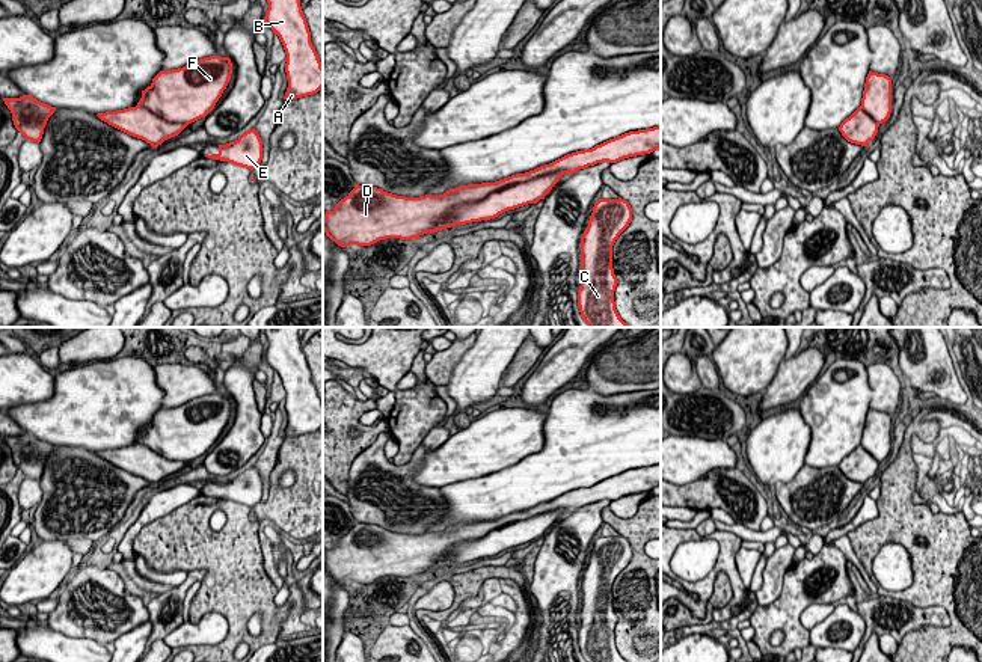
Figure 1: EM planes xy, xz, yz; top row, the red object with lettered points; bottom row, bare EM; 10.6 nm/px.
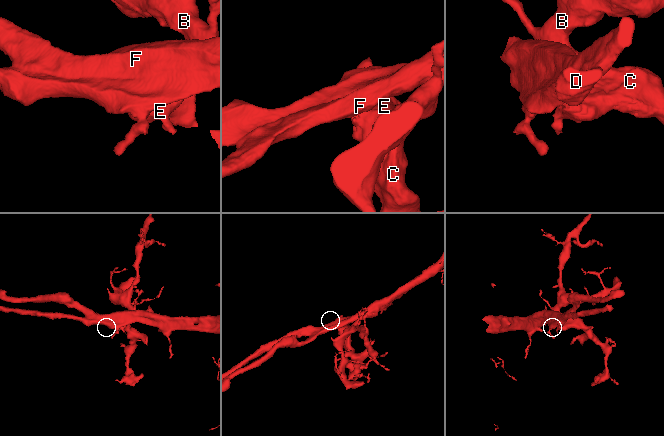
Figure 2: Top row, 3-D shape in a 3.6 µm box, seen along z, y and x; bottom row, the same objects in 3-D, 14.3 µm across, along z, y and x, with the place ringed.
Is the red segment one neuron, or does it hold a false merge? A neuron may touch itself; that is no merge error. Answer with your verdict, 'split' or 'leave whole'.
split

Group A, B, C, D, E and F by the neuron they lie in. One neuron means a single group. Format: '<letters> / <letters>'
A B C D E / F

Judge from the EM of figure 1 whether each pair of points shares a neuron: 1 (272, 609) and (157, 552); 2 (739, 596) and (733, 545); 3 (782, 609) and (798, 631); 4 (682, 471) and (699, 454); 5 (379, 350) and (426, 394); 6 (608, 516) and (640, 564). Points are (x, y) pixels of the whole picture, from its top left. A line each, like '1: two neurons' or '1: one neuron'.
1: one neuron
2: one neuron
3: one neuron
4: one neuron
5: one neuron
6: one neuron

